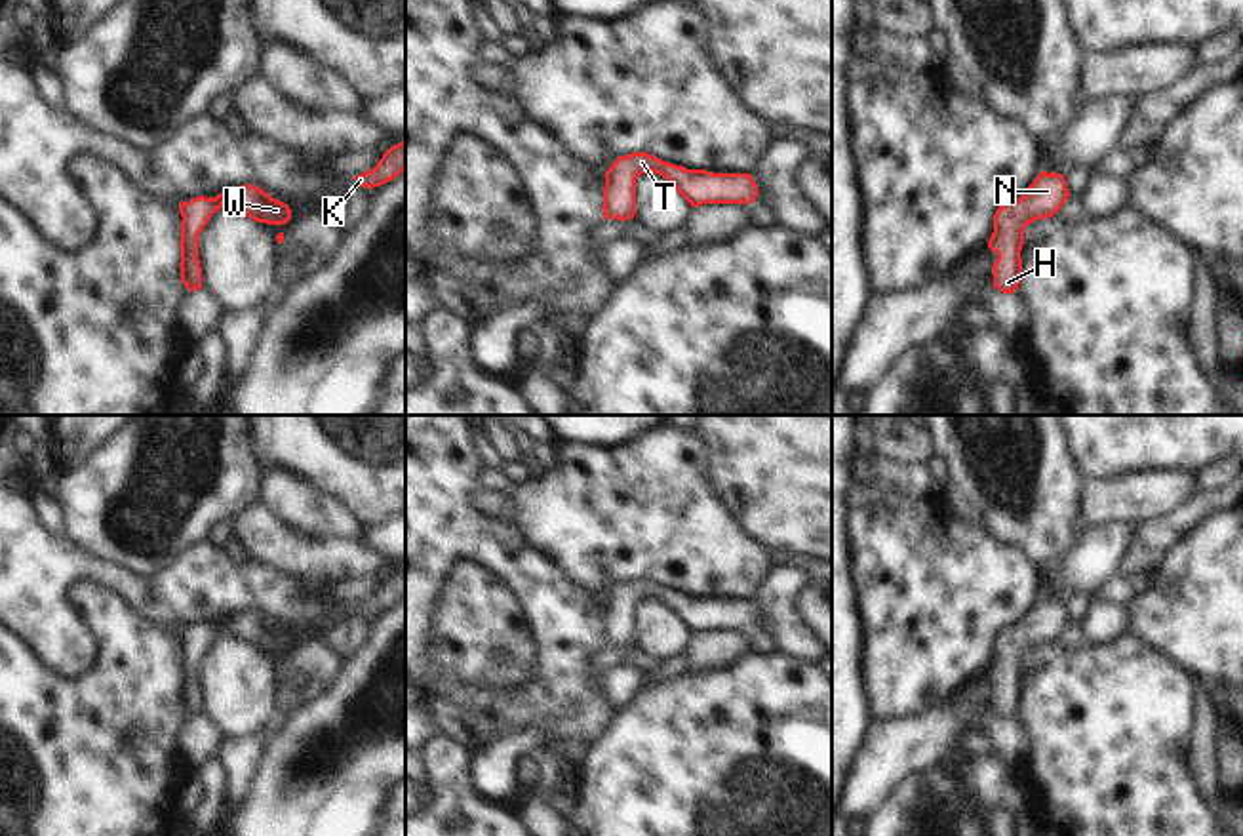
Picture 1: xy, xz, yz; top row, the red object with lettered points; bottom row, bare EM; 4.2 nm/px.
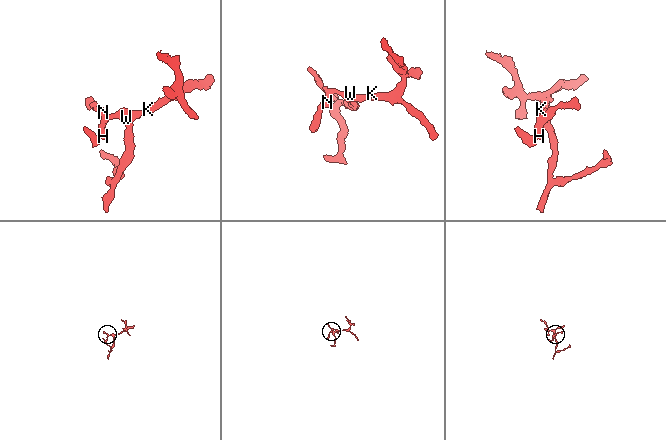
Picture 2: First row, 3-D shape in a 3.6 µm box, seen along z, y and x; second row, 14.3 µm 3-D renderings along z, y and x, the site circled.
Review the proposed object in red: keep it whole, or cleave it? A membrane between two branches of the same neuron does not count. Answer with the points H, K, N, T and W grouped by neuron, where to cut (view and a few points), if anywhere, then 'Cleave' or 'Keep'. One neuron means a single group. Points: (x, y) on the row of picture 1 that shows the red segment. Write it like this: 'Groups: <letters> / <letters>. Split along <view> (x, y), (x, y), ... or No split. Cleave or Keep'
Groups: H K N T W. No split. Keep

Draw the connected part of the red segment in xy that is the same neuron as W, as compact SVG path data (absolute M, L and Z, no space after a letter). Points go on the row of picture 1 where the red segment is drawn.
M242 185L232 192L221 192L215 198L196 196L179 204L181 211L181 282L188 291L202 289L202 267L198 261L198 238L211 215L221 208L246 213L249 219L266 225L286 225L291 219L287 204L272 198L255 185Z

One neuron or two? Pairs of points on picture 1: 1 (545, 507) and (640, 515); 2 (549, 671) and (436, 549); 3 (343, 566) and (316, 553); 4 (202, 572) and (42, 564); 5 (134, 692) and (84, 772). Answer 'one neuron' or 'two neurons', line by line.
1: one neuron
2: one neuron
3: one neuron
4: one neuron
5: one neuron

